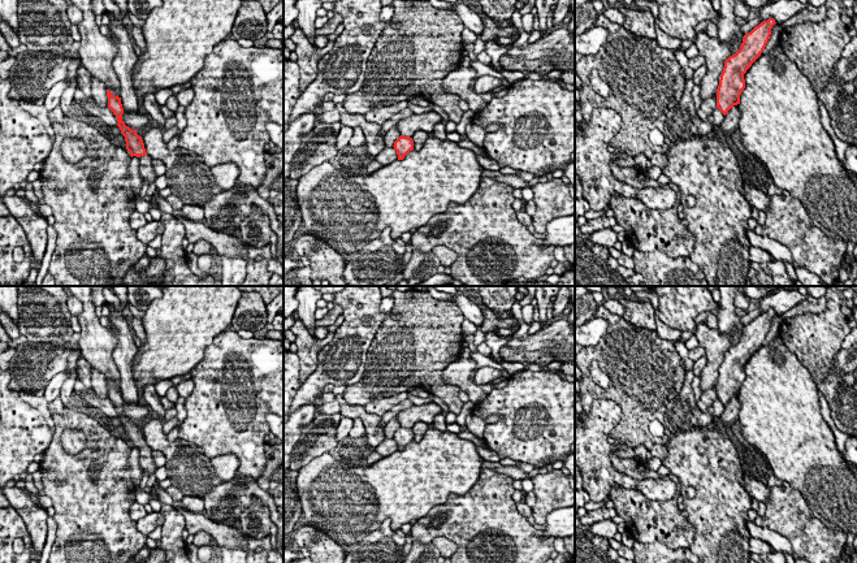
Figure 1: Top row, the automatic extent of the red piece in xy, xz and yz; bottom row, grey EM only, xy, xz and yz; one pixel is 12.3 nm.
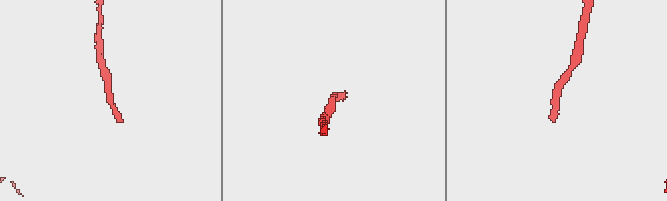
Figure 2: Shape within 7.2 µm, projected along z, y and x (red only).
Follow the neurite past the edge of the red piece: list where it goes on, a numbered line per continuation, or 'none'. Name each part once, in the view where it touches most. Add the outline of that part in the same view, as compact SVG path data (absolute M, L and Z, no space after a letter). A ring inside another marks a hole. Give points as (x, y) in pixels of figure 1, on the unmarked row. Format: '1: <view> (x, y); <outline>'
1: xy (146, 460); M148 446L139 449L139 465L143 469L143 472L147 472L150 475L155 473L157 469L152 458L152 451L153 450L151 450Z

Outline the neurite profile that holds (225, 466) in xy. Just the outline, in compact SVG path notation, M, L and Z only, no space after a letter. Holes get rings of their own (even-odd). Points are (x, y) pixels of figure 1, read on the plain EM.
M234 454L217 455L211 459L211 464L218 478L225 482L235 476L239 467L239 459Z

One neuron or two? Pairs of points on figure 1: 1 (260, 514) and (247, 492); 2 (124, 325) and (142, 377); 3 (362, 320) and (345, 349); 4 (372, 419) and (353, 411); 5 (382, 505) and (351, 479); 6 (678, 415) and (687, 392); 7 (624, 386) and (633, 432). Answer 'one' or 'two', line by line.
1: two
2: two
3: one
4: one
5: one
6: one
7: one

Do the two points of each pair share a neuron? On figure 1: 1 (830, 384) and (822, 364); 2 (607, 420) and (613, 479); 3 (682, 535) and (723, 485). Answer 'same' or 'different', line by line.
1: same
2: same
3: different

